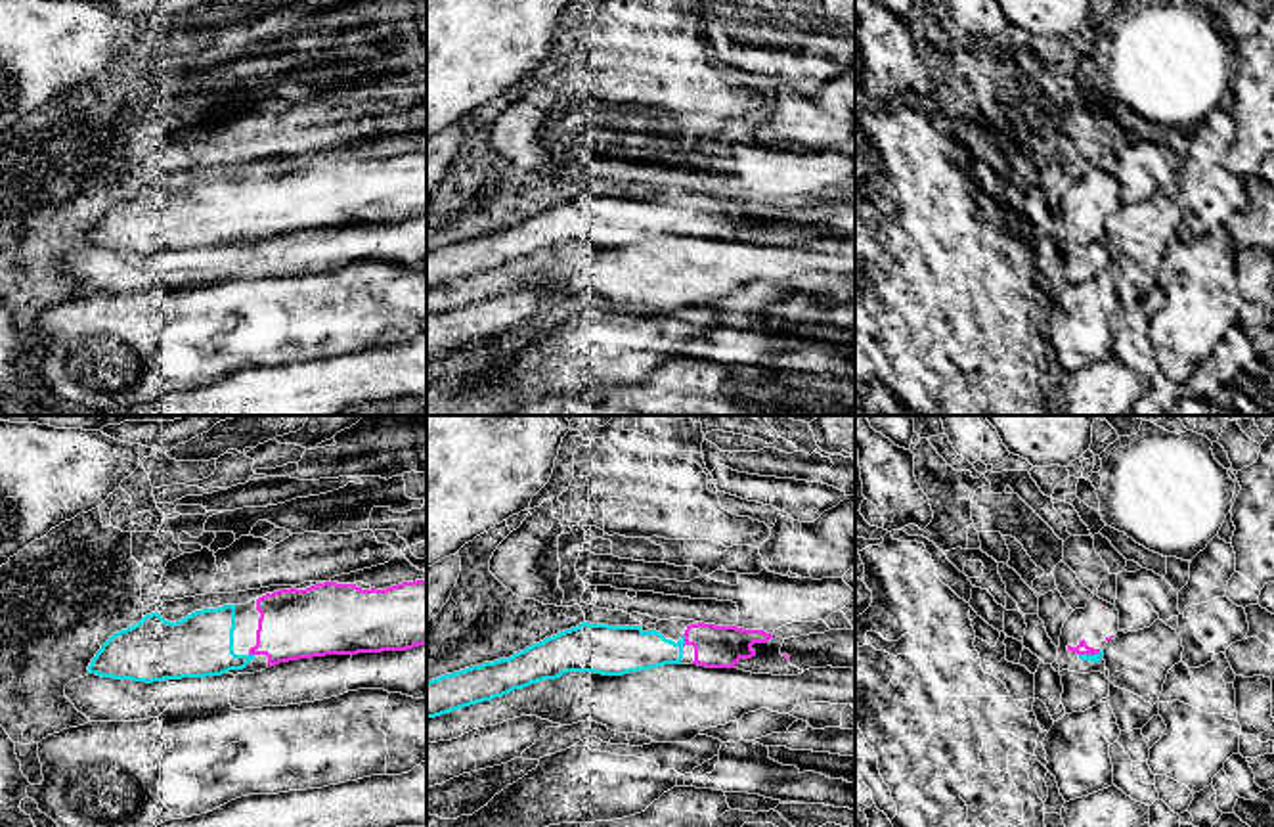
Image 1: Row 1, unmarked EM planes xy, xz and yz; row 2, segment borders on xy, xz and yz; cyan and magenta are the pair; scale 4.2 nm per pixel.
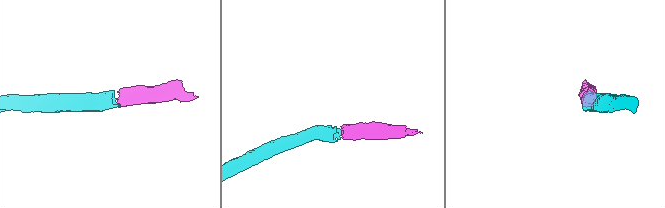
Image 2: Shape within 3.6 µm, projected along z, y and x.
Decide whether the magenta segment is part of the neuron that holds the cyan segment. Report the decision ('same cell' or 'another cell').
same cell

